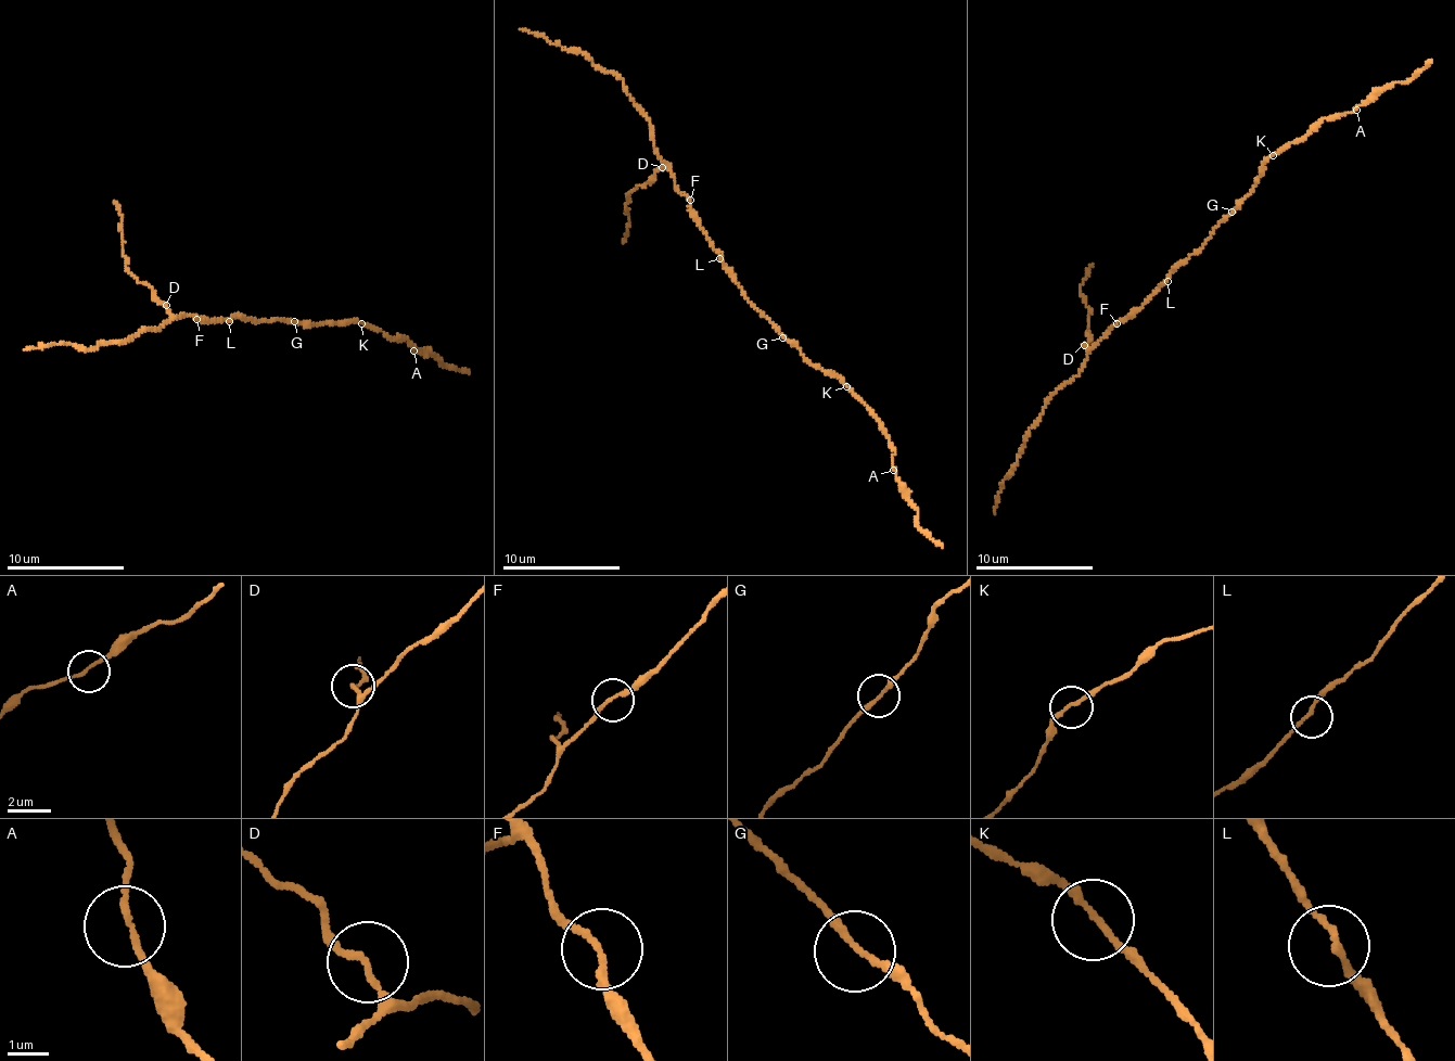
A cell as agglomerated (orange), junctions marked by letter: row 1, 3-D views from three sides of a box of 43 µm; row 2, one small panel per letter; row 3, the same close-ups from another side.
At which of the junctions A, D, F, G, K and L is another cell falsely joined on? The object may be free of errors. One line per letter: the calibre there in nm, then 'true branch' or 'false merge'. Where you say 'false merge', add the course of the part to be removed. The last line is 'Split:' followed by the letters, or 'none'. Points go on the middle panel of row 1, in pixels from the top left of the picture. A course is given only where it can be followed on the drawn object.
A: 140 nm | true branch
D: 140 nm | true branch
F: 180 nm | true branch
G: 170 nm | true branch
K: 160 nm | true branch
L: 150 nm | true branch
Split: none

